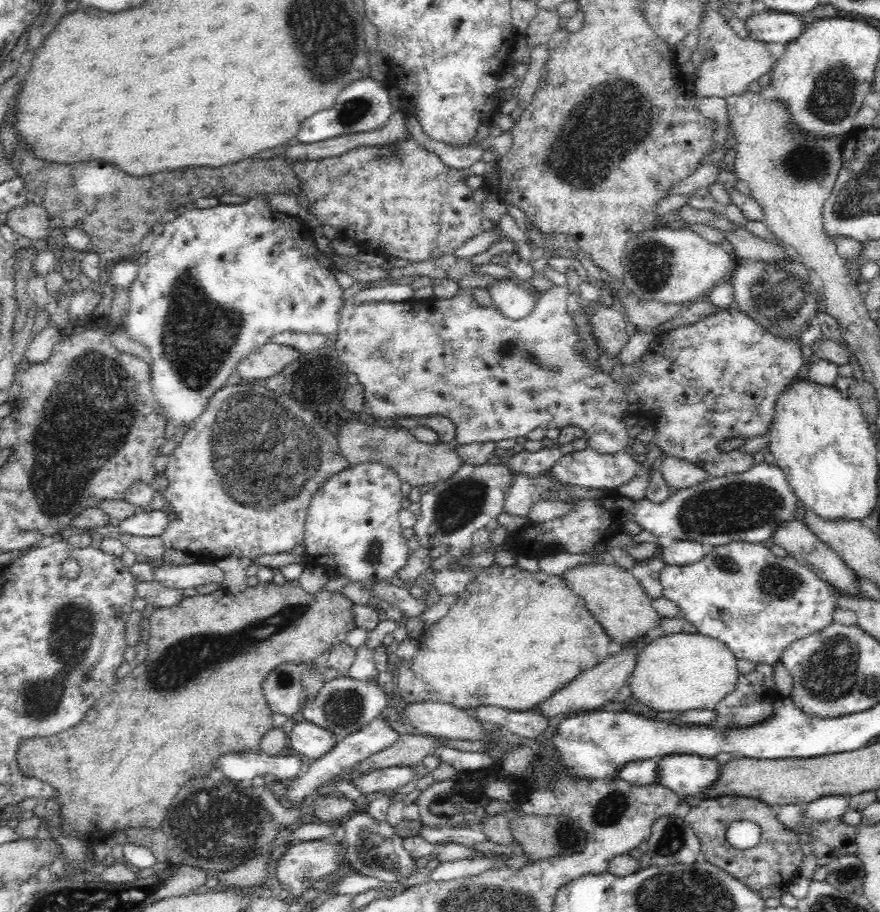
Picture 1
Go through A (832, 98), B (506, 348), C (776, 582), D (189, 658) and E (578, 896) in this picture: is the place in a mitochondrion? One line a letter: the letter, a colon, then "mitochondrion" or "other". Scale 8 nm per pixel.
A: mitochondrion
B: mitochondrion
C: mitochondrion
D: mitochondrion
E: other

